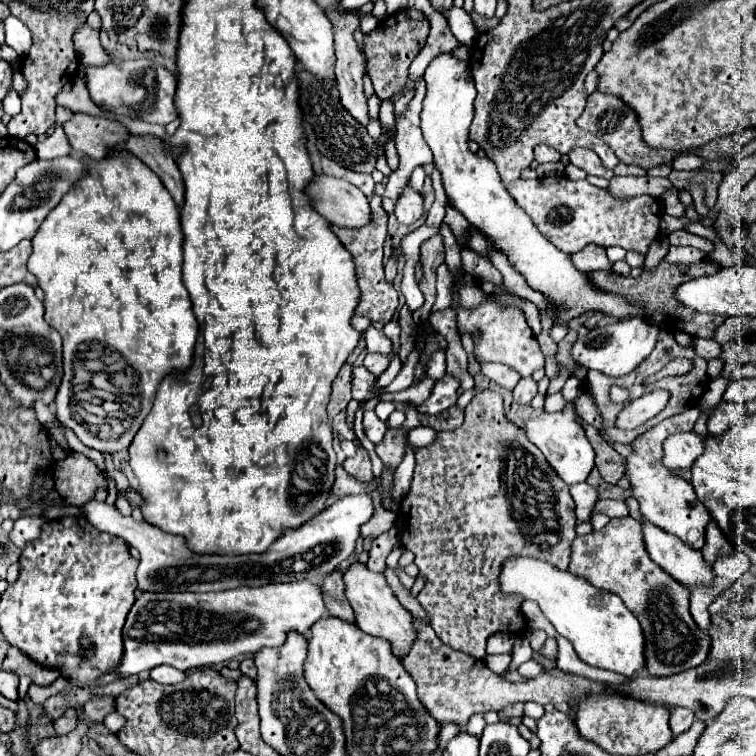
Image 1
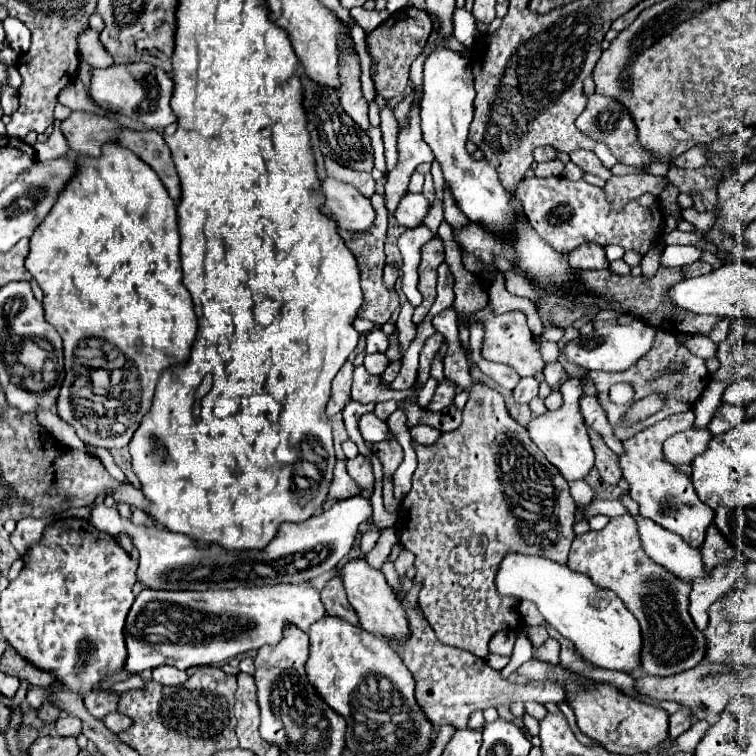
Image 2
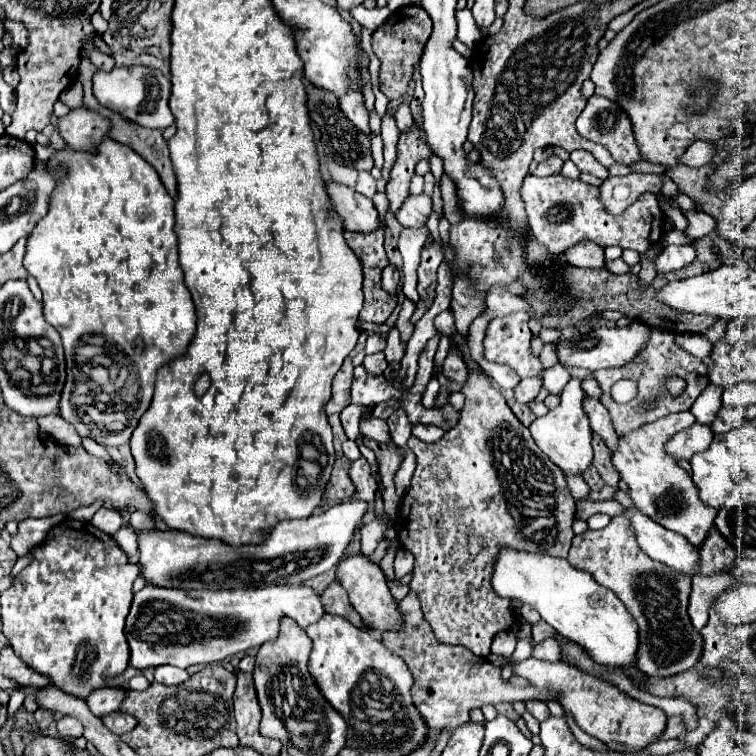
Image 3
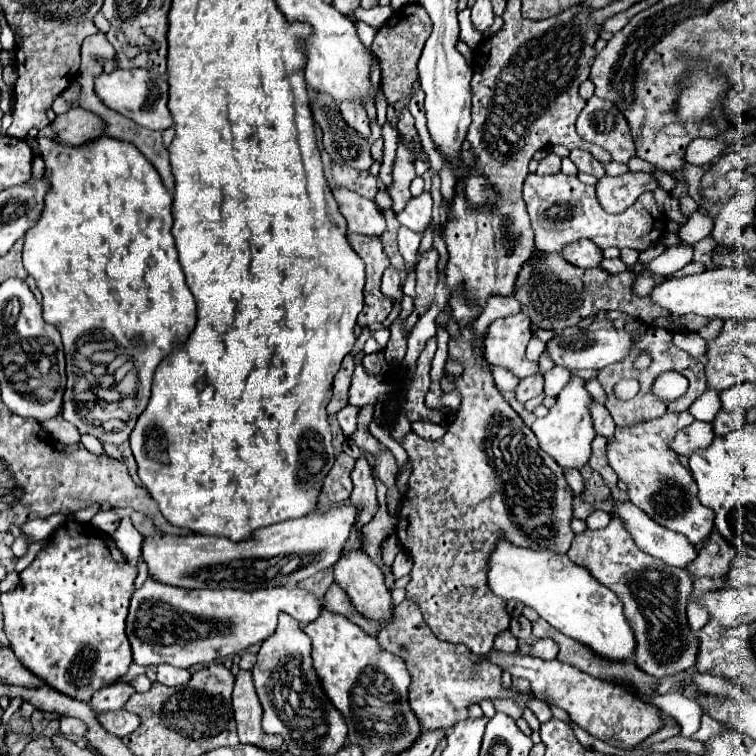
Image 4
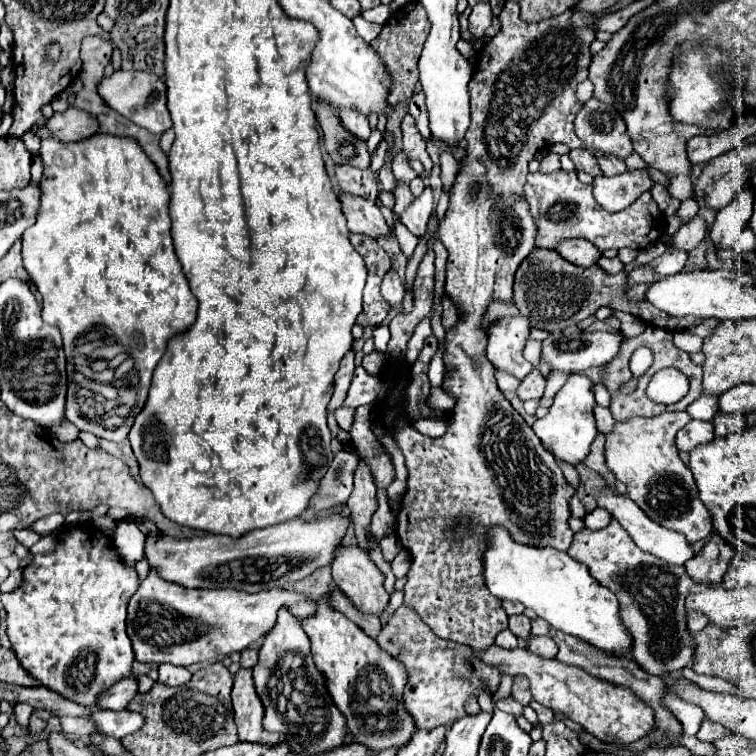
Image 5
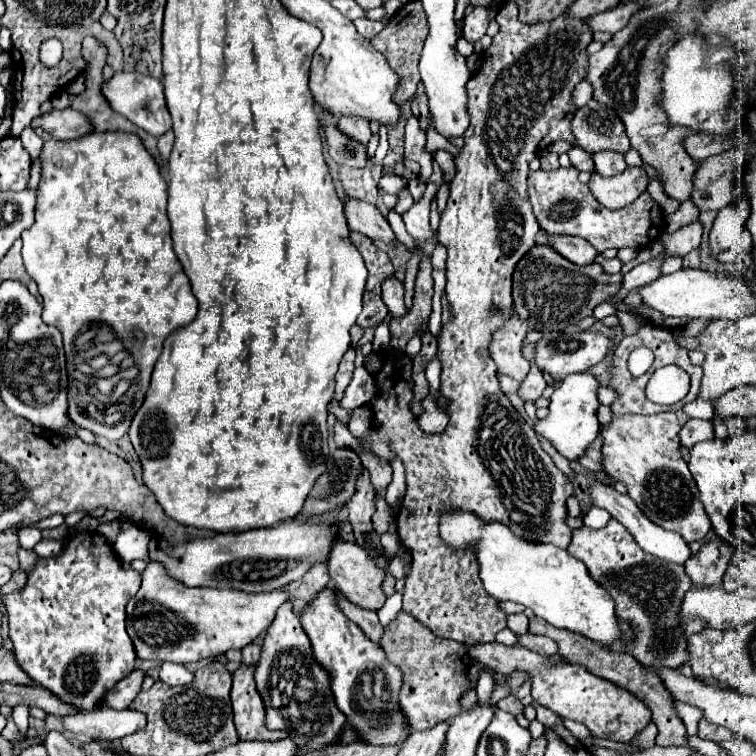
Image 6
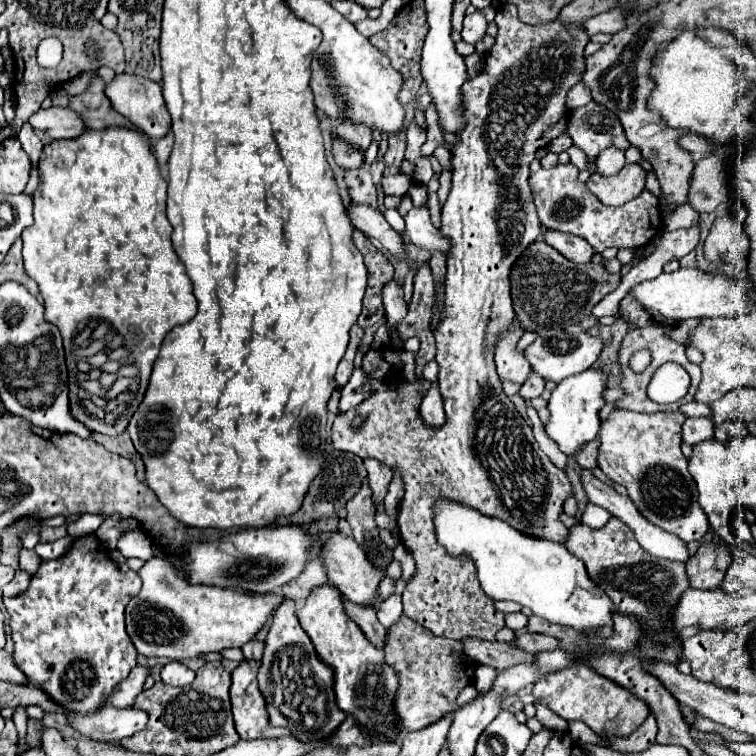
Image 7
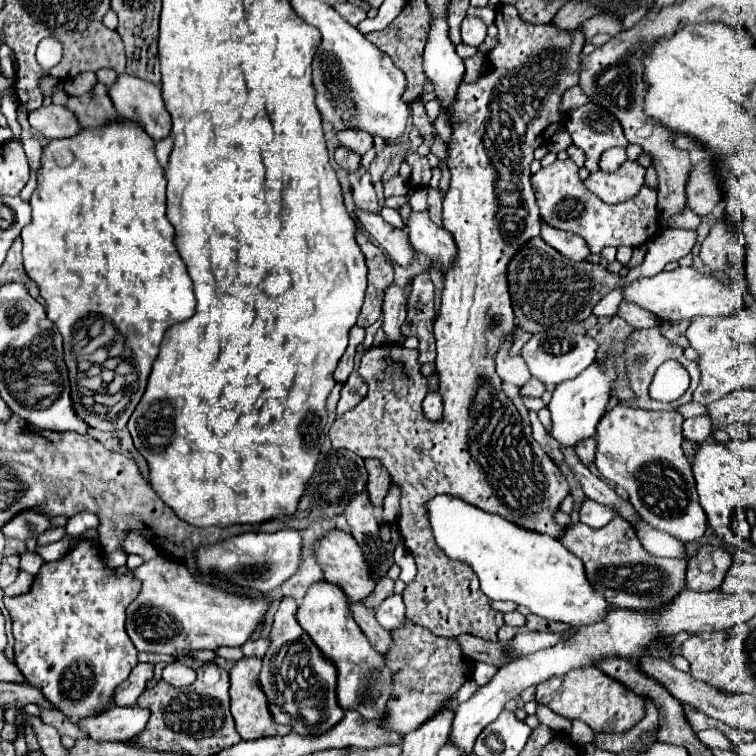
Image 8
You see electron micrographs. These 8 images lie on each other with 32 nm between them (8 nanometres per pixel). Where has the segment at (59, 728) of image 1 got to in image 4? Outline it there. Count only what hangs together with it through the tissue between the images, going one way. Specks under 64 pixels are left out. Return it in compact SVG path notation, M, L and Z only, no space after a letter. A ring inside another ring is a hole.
M64 716L60 718L60 734L62 736L68 736L68 738L82 738L86 734L86 724L78 718L70 718L70 716Z

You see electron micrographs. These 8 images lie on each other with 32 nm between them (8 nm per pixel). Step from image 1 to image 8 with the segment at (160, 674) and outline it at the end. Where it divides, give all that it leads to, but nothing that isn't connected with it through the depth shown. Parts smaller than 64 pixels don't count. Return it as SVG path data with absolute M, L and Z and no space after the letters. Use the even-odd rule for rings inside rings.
M176 660L176 662L170 662L170 664L164 668L162 680L166 680L170 686L180 688L180 686L192 684L192 682L196 680L196 672L194 672L192 668L188 668L188 666L184 666L182 662Z

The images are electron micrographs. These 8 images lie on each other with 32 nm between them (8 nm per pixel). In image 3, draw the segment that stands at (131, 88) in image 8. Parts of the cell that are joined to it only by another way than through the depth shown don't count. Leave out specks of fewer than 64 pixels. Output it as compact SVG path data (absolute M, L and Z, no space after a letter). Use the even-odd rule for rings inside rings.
M114 66L110 72L96 70L96 76L92 78L92 92L104 108L136 122L138 126L158 130L164 130L166 126L174 124L174 116L168 106L170 88L172 88L170 80L162 72L156 72L156 68L148 66L132 66L132 68Z

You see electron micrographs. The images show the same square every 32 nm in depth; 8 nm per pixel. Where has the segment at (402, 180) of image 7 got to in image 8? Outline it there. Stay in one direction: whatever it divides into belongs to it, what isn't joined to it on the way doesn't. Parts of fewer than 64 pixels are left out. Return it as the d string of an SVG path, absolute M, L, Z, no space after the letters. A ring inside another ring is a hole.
M400 175L392 177L388 182L384 182L384 196L406 196L410 190L408 179Z

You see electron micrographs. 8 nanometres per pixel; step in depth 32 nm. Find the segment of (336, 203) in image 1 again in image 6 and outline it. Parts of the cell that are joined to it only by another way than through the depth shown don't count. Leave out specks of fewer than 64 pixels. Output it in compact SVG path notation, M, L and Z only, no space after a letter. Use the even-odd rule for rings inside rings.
M348 198L344 202L344 212L352 232L360 232L372 240L384 240L386 244L396 244L396 236L390 224L374 204Z

